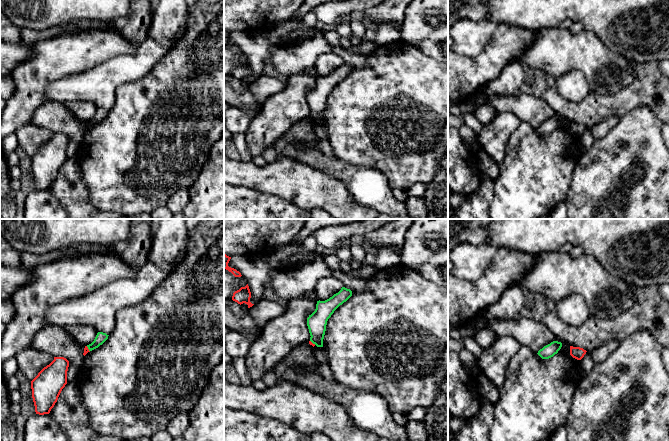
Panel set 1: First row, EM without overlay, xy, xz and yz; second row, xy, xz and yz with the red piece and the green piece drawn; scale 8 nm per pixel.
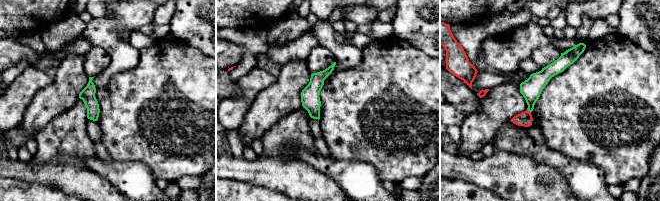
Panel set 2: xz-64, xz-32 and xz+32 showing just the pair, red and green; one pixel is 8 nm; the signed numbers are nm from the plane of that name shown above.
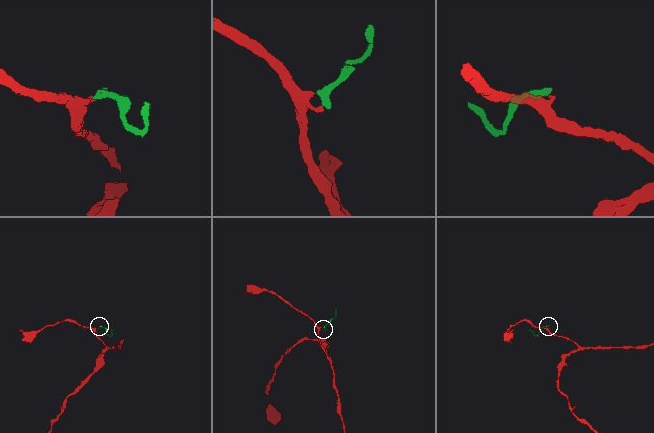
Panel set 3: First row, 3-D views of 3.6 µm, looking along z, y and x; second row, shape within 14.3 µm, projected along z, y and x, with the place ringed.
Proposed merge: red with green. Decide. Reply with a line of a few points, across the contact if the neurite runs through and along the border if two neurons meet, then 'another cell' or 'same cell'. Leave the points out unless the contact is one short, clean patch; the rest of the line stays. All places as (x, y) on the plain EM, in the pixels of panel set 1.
line xy (86, 122), (89, 127); another cell

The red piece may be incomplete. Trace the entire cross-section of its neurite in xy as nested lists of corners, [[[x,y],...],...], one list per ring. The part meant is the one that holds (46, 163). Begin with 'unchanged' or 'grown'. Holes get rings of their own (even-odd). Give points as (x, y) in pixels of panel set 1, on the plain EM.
unchanged; [[[54,133],[54,136],[31,157],[36,190],[50,189],[62,165],[67,160],[68,143],[69,137],[66,134]]]

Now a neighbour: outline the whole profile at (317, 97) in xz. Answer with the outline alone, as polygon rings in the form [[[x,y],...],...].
[[[345,63],[325,77],[317,77],[315,87],[307,94],[310,117],[317,123],[323,123],[323,115],[328,95],[334,87],[352,72],[352,67]]]

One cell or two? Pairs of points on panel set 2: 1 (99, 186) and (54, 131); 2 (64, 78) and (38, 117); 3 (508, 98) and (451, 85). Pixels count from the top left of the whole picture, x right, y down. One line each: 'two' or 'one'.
1: two
2: one
3: two

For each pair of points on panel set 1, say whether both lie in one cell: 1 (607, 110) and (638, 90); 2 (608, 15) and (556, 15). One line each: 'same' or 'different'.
1: same
2: same

